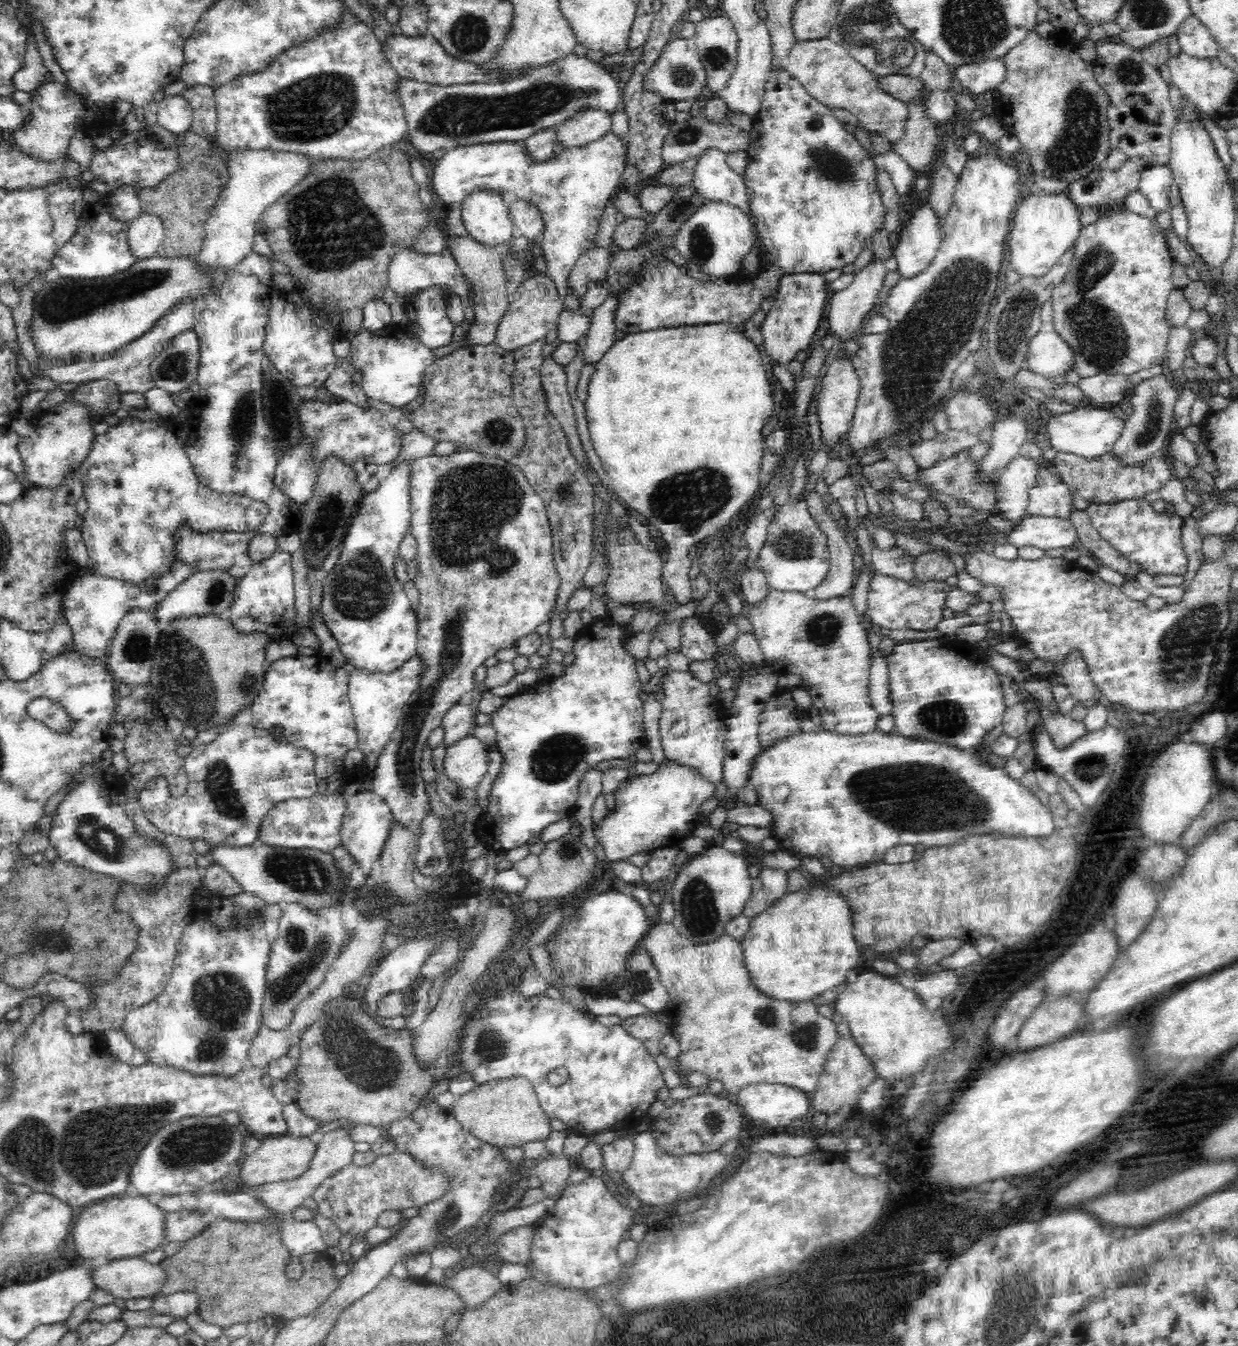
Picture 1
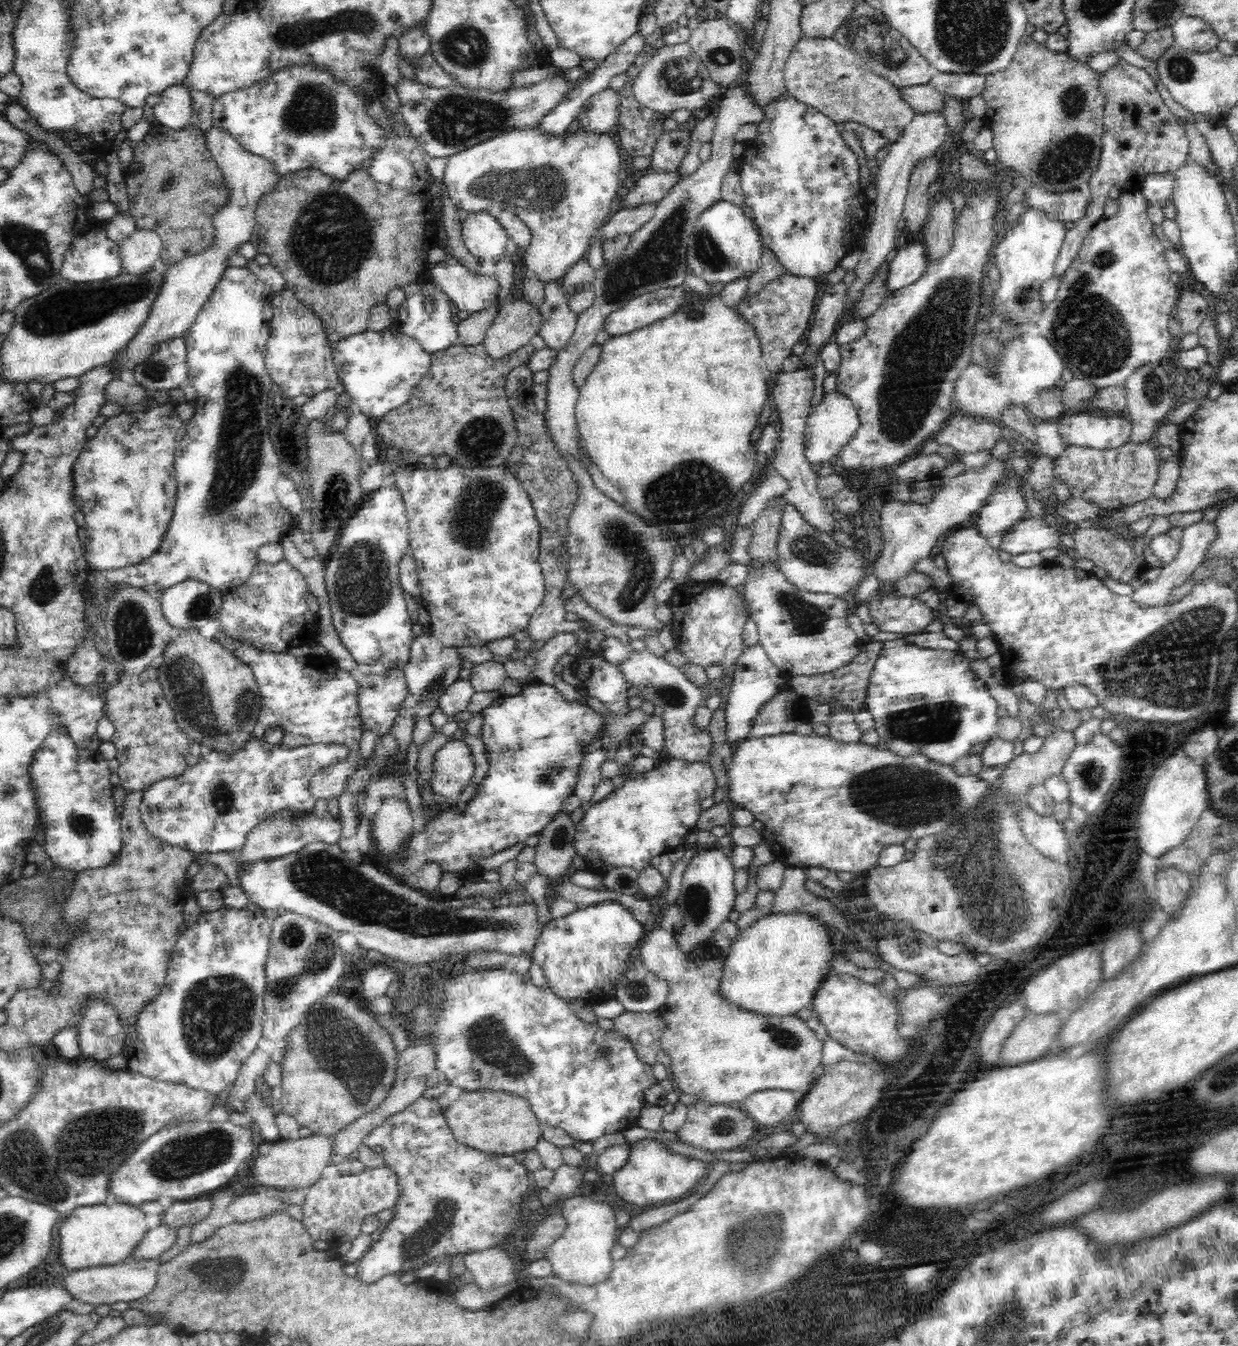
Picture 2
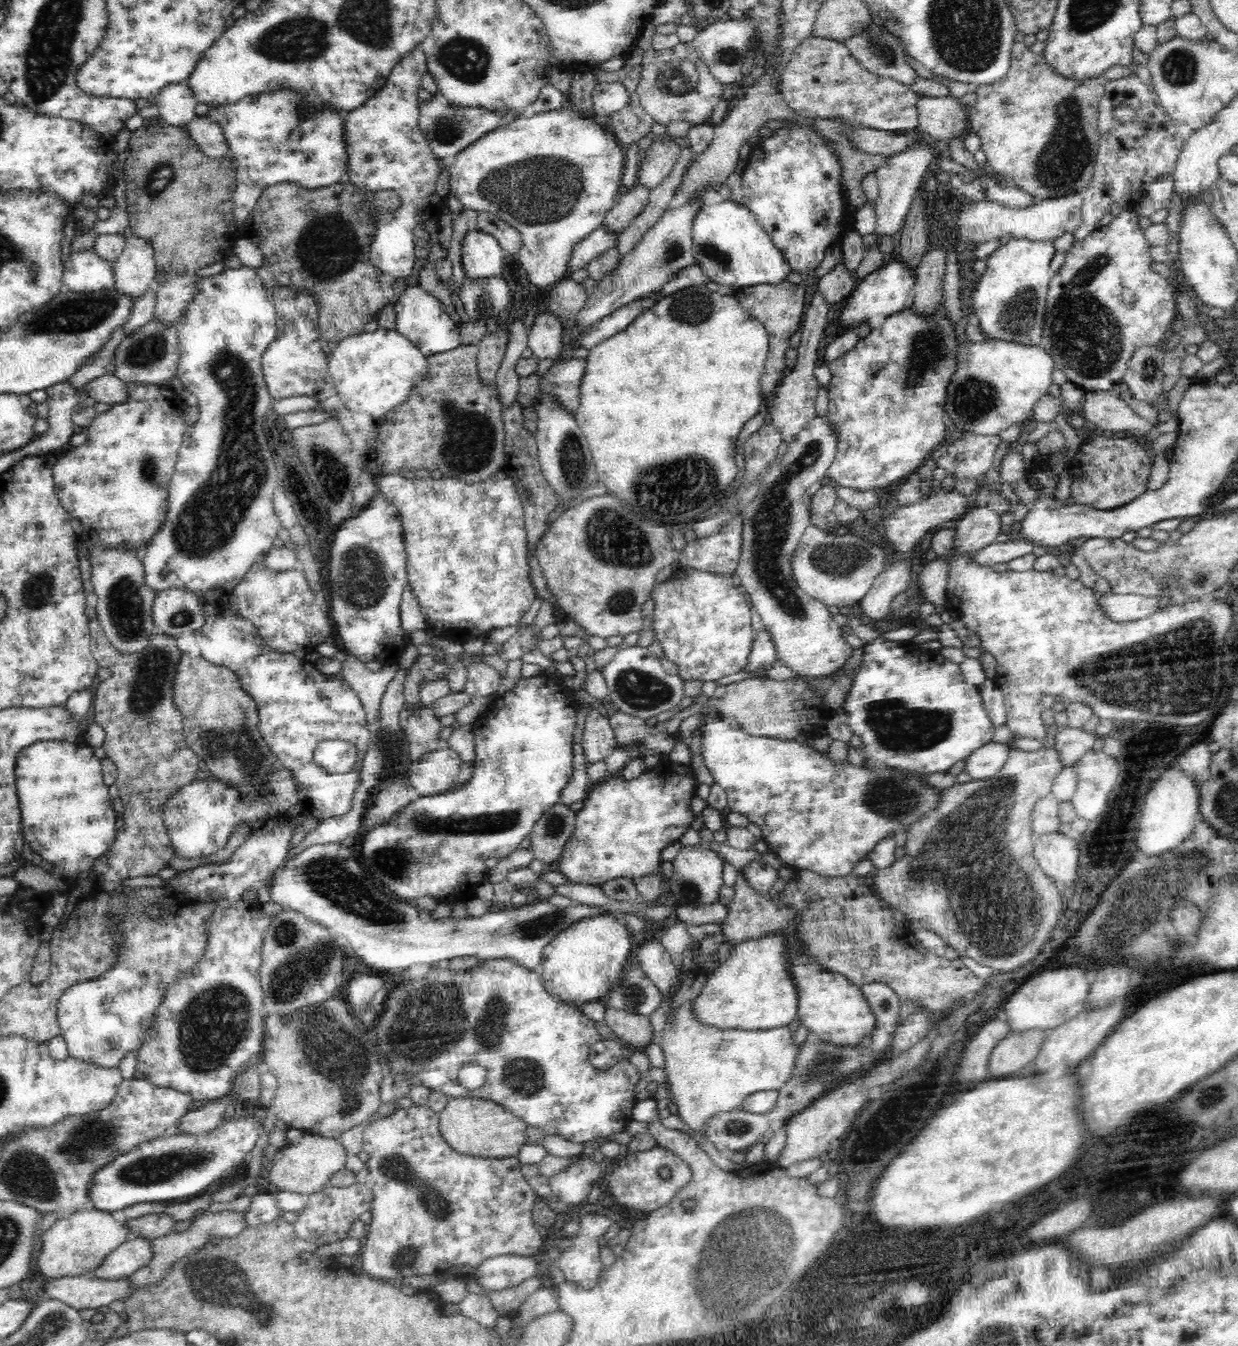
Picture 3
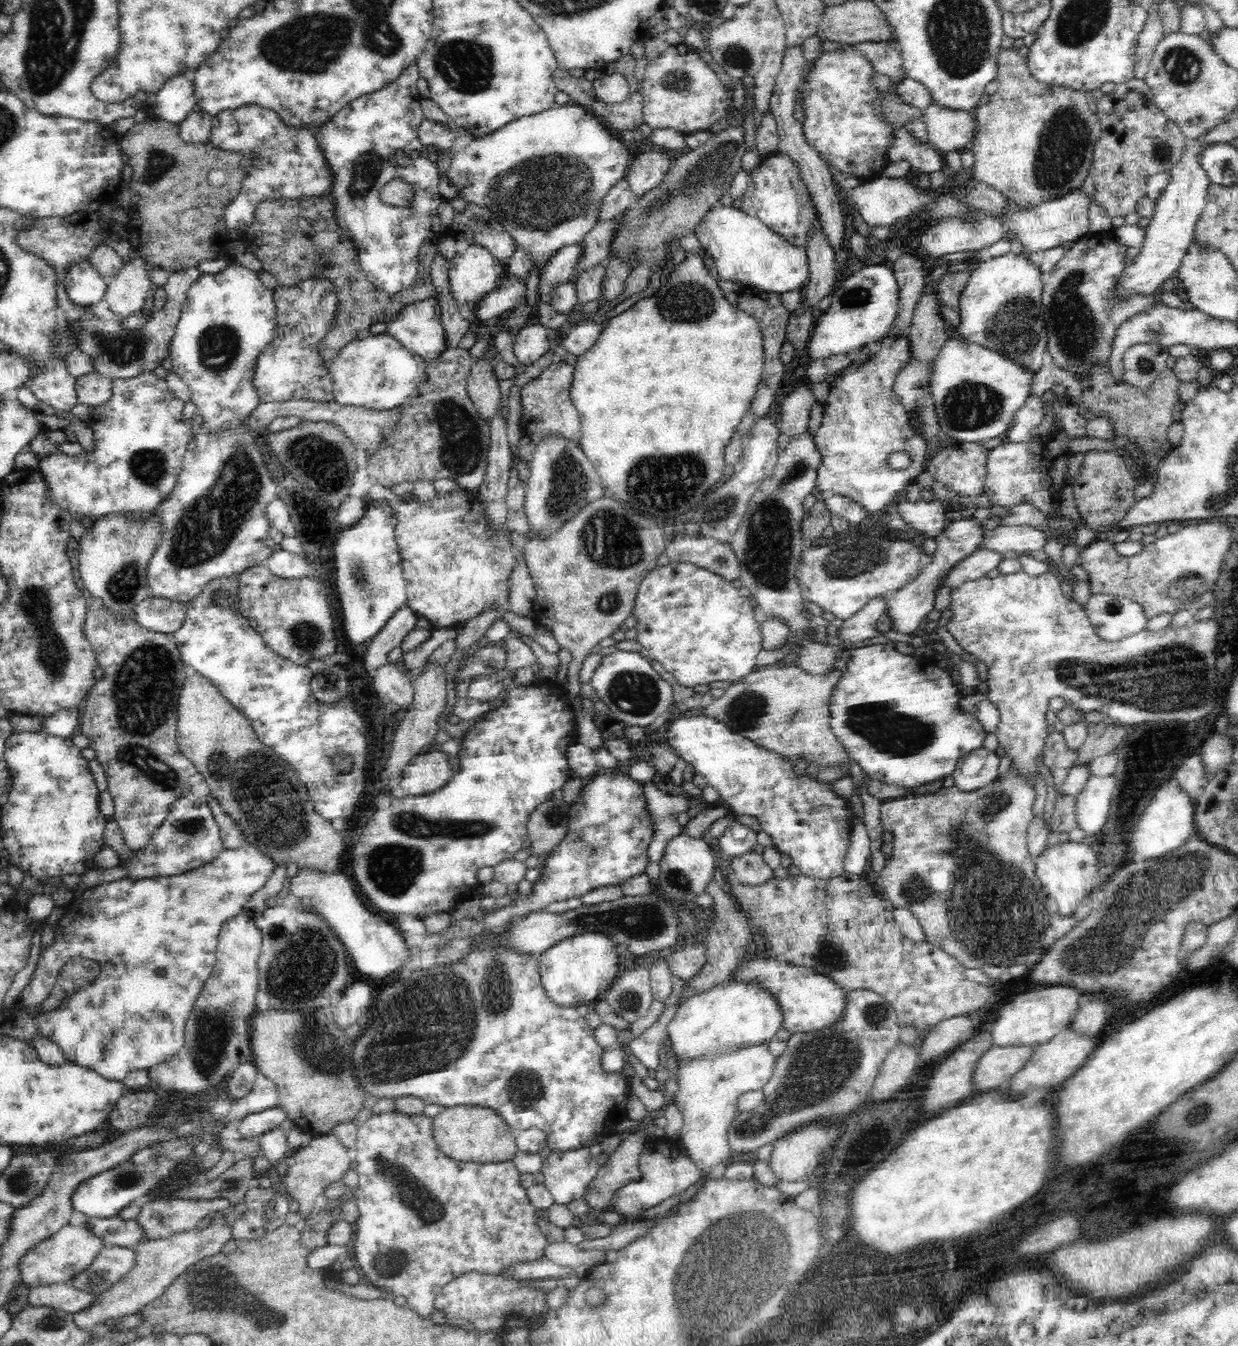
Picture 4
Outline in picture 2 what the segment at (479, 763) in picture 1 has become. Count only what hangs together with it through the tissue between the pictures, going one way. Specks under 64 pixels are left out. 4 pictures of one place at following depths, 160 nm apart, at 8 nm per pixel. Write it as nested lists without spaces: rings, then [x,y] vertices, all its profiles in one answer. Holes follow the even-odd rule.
[[[449,740],[436,753],[433,762],[433,775],[429,778],[430,786],[435,793],[442,794],[454,806],[457,798],[465,786],[470,782],[475,771],[474,761],[470,747],[464,740]]]

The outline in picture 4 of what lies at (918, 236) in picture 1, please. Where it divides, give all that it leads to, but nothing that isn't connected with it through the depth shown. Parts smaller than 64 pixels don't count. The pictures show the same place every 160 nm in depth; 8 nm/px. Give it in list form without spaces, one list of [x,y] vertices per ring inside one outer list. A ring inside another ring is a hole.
[[[880,263],[865,265],[862,269],[847,276],[831,294],[830,307],[826,311],[820,312],[815,318],[810,341],[807,344],[811,362],[822,360],[822,358],[830,358],[830,356],[836,356],[836,354],[856,353],[856,350],[860,350],[862,346],[866,346],[870,342],[878,342],[880,338],[888,334],[894,324],[898,312],[898,301],[898,283],[893,270],[886,265]]]

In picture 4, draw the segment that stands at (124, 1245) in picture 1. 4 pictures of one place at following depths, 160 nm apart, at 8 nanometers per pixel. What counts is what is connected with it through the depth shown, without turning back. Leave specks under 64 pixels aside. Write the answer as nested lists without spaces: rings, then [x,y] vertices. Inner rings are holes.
[[[89,1224],[63,1225],[58,1232],[35,1244],[20,1259],[18,1268],[24,1286],[62,1284],[70,1282],[77,1274],[88,1268],[101,1248],[106,1246],[101,1236],[96,1236]]]

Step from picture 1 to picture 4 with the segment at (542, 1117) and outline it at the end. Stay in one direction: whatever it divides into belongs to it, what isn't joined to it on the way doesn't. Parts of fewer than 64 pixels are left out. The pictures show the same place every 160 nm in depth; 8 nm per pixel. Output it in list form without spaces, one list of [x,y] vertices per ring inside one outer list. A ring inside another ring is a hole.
[[[460,1104],[441,1108],[433,1118],[433,1132],[437,1149],[452,1160],[477,1161],[480,1164],[512,1161],[518,1150],[513,1128],[494,1109],[483,1106]]]

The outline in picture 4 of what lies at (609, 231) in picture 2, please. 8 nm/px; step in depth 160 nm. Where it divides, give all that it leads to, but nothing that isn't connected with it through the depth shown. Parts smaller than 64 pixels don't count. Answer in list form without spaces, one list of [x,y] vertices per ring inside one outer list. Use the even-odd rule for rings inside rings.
[[[581,243],[561,248],[548,263],[539,276],[538,296],[544,303],[550,302],[552,289],[559,284],[570,281],[574,267],[581,257]]]

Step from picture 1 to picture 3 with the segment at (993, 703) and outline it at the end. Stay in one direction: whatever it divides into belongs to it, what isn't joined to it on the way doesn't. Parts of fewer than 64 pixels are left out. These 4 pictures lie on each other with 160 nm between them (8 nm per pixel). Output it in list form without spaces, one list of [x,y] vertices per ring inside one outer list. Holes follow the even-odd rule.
[[[877,637],[871,641],[871,643],[865,645],[863,649],[865,650],[865,654],[862,656],[859,671],[855,672],[843,707],[845,710],[845,723],[849,725],[853,734],[860,736],[860,740],[862,741],[860,747],[864,750],[865,760],[875,764],[881,764],[881,766],[885,766],[886,768],[900,768],[904,772],[906,772],[906,770],[907,772],[921,772],[922,774],[947,772],[958,760],[969,757],[977,748],[993,740],[996,727],[992,724],[990,719],[988,719],[988,713],[986,713],[984,706],[982,706],[982,698],[980,698],[978,686],[968,684],[964,680],[961,668],[958,664],[950,662],[950,660],[946,659],[946,657],[936,650],[920,651],[919,648],[904,642],[888,641],[881,637]]]

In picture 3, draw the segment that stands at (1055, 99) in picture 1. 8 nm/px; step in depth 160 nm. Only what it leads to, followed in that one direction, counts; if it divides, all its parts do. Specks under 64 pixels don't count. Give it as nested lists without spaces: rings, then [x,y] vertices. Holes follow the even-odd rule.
[[[1016,42],[1011,51],[1008,72],[992,82],[976,86],[977,100],[969,113],[971,132],[980,137],[980,150],[986,154],[986,164],[1000,183],[1017,186],[1038,201],[1060,198],[1083,192],[1093,178],[1093,168],[1101,134],[1098,128],[1100,99],[1105,95],[1107,79],[1102,76],[1074,80],[1054,72],[1043,54],[1036,54],[1024,42]]]

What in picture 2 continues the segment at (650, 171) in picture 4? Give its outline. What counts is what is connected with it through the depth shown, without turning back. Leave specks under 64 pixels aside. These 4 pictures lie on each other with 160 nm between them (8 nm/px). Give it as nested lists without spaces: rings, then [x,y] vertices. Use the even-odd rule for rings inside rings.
[[[677,128],[673,131],[664,131],[655,144],[650,155],[650,166],[656,172],[675,172],[688,151],[691,132]]]

